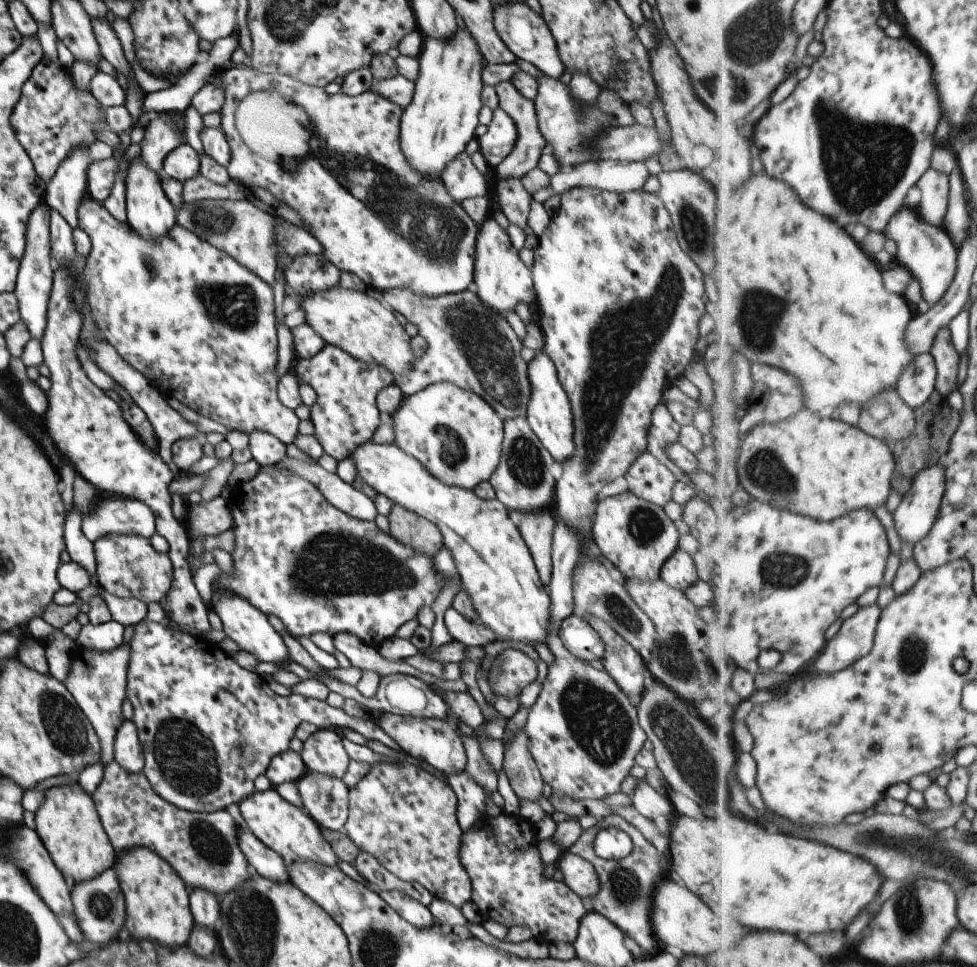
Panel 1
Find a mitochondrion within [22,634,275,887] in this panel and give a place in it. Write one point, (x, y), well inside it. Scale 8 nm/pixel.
(184, 757)

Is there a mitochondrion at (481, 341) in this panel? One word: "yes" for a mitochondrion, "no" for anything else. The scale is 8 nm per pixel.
yes

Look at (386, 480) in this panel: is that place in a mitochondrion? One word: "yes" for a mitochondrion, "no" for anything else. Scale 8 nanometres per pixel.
no

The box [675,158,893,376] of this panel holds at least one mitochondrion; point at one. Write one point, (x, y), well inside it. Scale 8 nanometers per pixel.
(760, 312)

